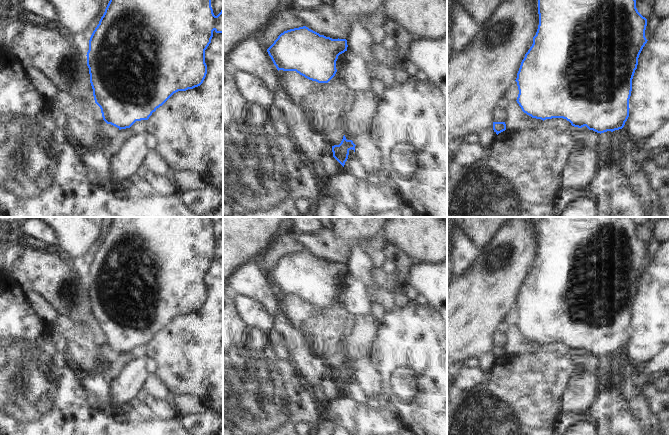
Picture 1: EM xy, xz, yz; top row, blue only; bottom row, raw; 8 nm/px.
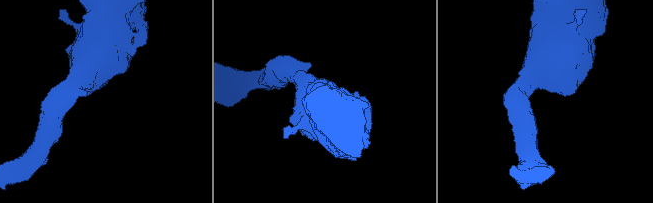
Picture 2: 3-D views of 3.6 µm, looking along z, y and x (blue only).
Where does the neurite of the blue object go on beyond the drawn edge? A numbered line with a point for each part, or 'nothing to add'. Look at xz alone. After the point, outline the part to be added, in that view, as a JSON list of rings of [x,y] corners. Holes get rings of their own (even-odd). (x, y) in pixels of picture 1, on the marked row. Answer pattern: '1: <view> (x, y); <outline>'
nothing to add

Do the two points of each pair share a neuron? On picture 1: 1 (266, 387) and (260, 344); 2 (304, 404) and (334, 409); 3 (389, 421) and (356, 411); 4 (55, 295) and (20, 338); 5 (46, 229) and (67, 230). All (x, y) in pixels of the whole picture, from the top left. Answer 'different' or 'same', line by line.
1: same
2: different
3: same
4: different
5: different

